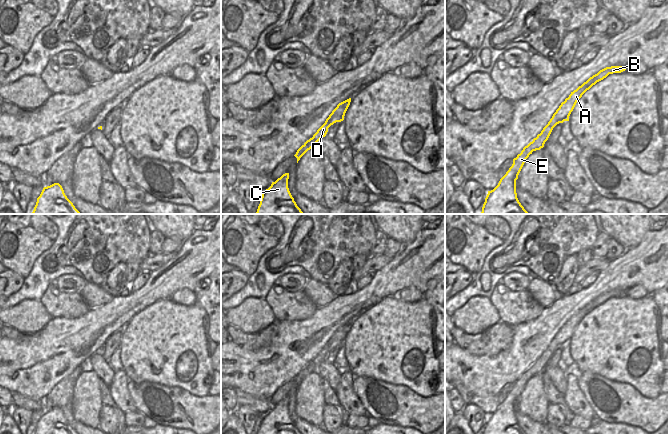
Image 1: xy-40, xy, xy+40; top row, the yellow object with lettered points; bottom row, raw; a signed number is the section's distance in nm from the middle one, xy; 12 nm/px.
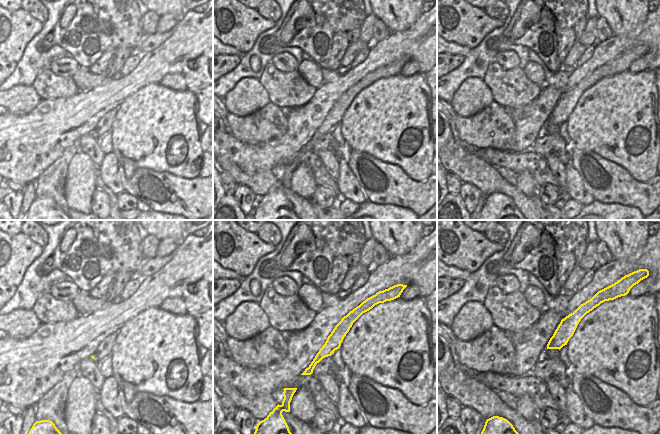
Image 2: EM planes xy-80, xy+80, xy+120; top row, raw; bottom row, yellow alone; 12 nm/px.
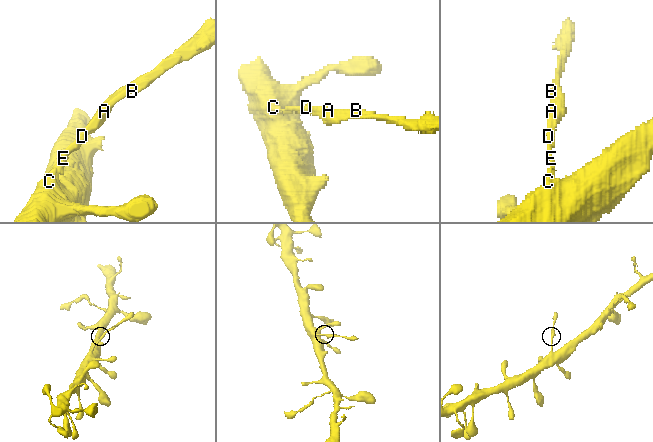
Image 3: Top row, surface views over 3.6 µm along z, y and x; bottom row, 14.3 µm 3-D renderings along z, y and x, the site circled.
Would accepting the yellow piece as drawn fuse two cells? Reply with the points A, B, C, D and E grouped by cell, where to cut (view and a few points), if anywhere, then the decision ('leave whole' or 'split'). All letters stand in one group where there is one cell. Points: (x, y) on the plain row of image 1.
A B D / C E | xy+40 (526, 370), (533, 374) | split

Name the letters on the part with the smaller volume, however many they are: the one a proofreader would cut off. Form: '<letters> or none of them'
A, B, D

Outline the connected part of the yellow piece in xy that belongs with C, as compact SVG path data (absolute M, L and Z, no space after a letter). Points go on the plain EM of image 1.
M289 397L283 398L262 416L257 434L301 434L288 412Z

